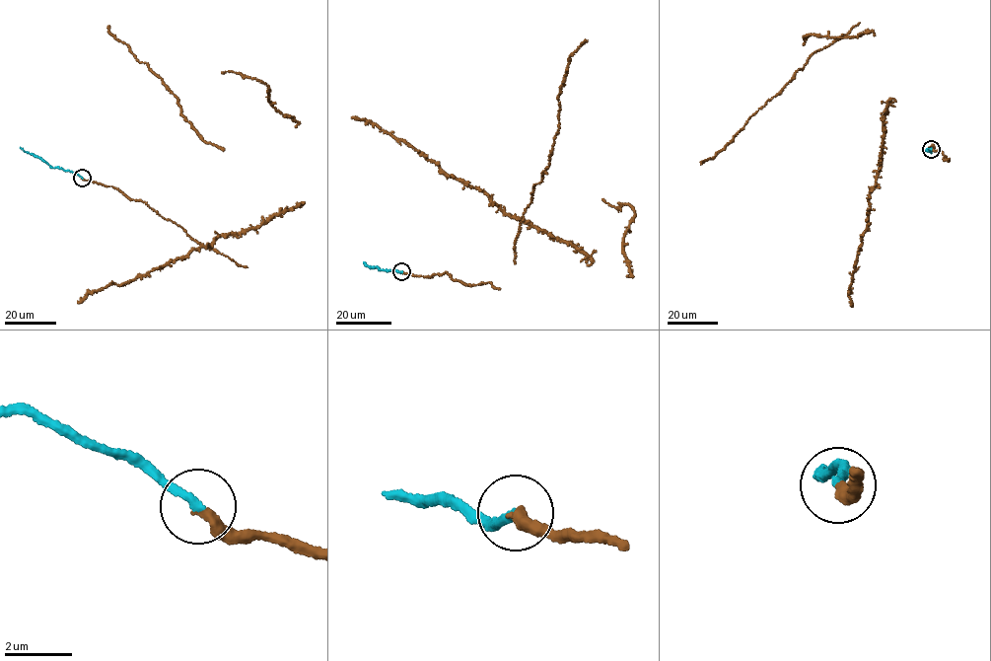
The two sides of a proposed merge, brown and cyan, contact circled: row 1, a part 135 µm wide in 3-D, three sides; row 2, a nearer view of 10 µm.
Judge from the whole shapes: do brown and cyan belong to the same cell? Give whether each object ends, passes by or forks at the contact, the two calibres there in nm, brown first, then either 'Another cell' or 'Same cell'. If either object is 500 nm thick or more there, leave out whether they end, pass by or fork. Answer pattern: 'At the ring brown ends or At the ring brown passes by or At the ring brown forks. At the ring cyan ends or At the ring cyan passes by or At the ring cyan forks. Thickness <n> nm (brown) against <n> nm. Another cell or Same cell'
At the ring brown ends. At the ring cyan ends. Thickness 360 nm (brown) against 280 nm. Same cell

